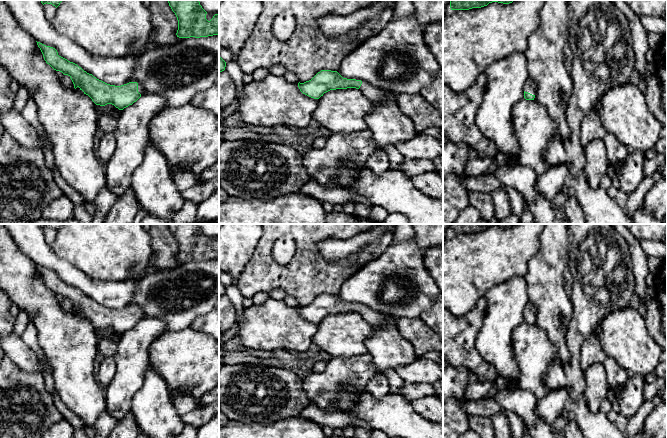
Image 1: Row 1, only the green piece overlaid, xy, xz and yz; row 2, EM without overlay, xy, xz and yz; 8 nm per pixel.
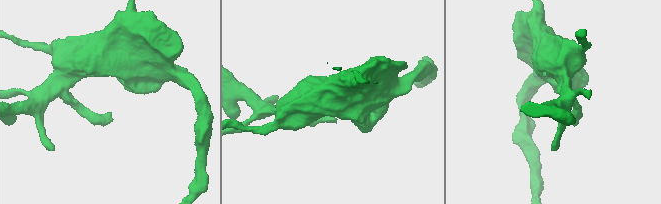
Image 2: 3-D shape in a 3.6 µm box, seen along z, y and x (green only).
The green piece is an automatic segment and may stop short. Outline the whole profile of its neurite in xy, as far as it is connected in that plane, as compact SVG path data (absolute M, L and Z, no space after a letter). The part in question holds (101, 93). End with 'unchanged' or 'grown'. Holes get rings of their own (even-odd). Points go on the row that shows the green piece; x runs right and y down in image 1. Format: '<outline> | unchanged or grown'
M37 42L37 45L46 63L54 70L68 75L74 84L74 88L79 87L96 105L112 104L119 110L123 110L144 94L143 88L137 82L129 82L121 86L107 84L87 73L77 64L59 56L55 48L40 42Z | grown

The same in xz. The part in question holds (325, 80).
M321 70L311 80L299 82L298 87L303 94L314 99L319 99L330 90L356 88L372 103L381 103L384 100L382 89L361 80L343 78L337 71L331 70Z | grown

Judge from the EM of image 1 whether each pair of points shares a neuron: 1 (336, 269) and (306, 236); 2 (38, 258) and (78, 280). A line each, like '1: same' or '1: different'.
1: same
2: same

